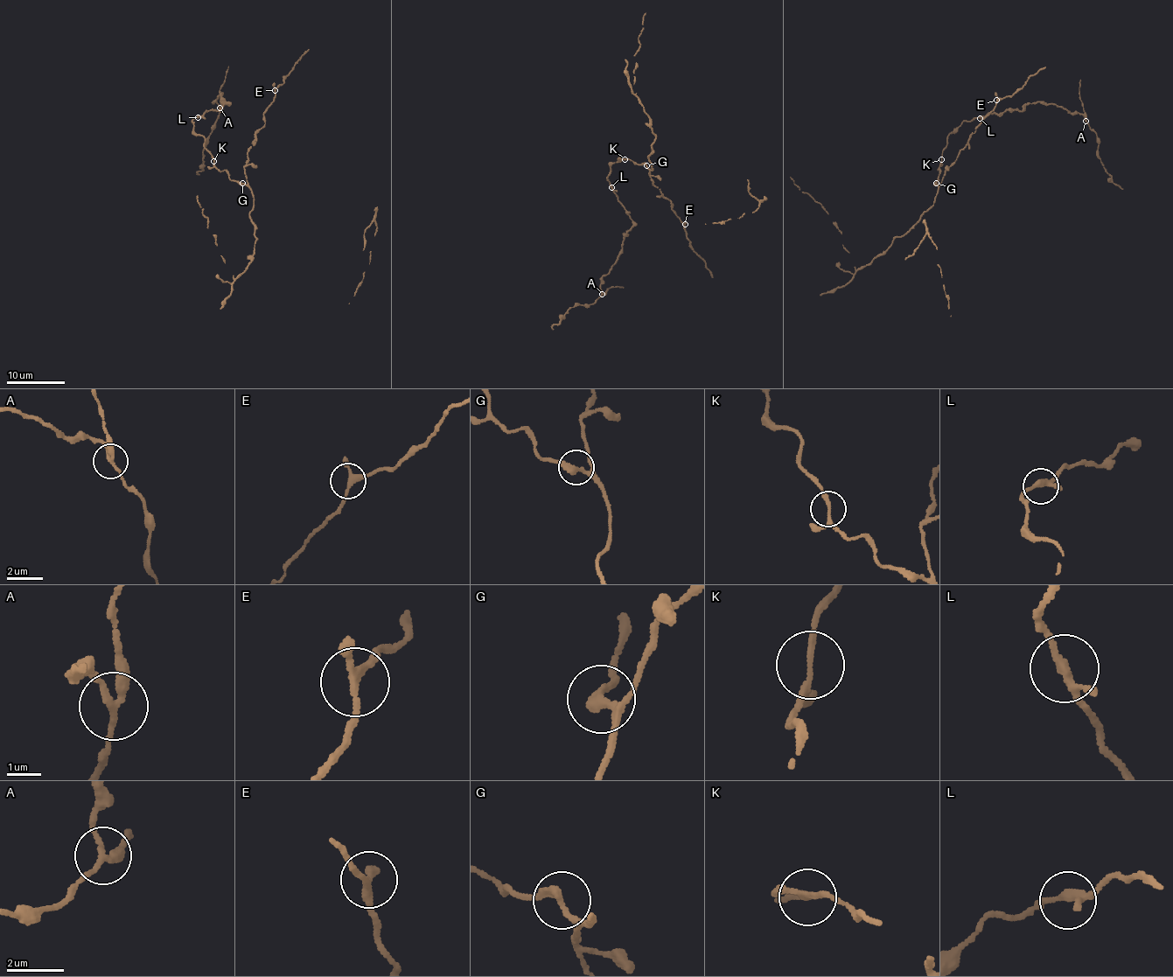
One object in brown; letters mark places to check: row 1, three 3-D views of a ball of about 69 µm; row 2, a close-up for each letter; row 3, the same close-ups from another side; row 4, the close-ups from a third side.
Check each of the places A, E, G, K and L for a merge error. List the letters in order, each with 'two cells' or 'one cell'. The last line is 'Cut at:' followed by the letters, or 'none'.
A: two cells
E: one cell
G: one cell
K: one cell
L: one cell
Cut at: A

